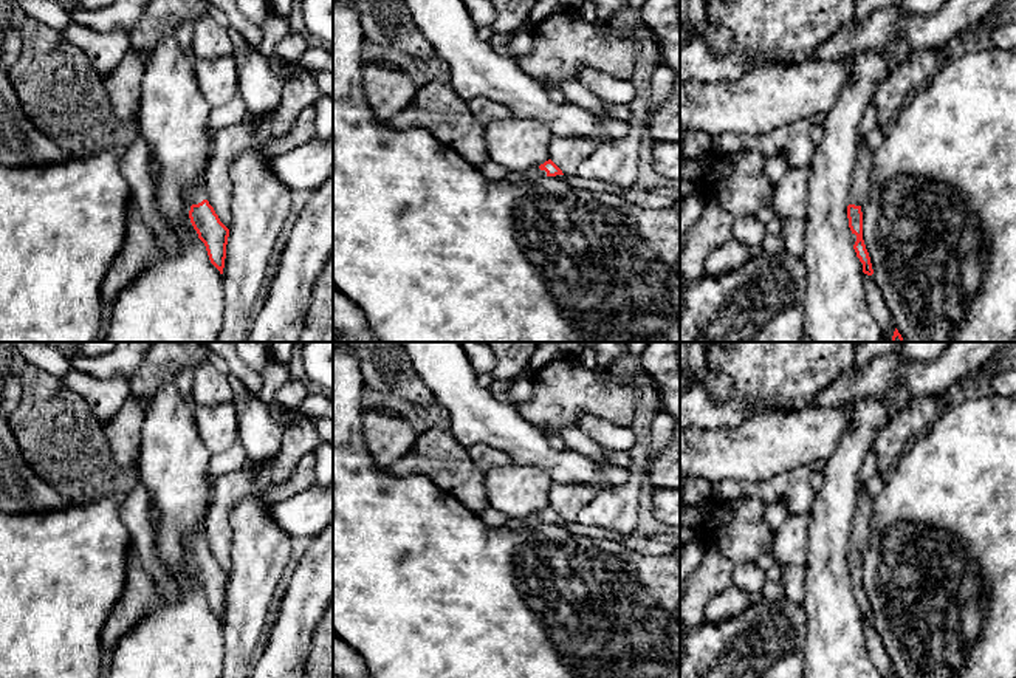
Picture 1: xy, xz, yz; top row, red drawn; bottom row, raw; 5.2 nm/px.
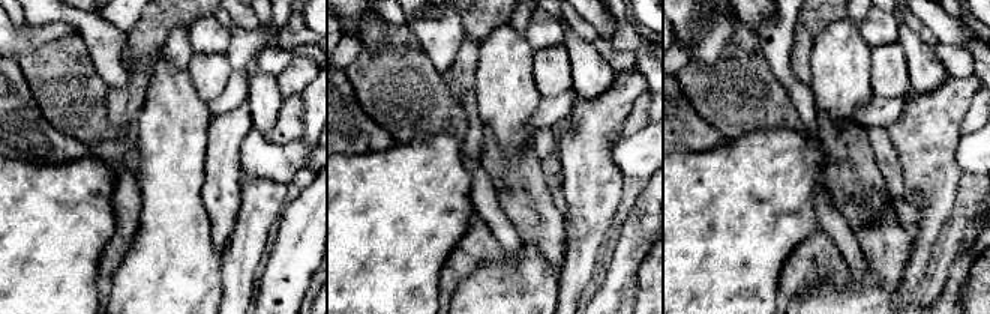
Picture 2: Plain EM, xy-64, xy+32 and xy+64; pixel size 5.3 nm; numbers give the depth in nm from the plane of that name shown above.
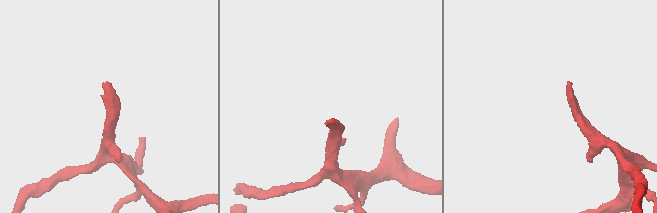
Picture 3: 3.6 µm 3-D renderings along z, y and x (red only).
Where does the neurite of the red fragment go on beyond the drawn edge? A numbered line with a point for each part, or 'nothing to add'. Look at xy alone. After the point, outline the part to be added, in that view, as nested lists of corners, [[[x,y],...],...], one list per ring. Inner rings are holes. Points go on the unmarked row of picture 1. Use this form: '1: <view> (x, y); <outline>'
1: xy (197, 539); [[[204,523],[197,531],[189,532],[187,540],[189,540],[189,550],[186,553],[186,562],[189,565],[189,557],[190,557],[192,551],[198,551],[203,546],[209,548],[209,540],[208,540],[208,532],[206,532]],[[190,565],[187,568],[187,573],[194,574],[190,570]]]

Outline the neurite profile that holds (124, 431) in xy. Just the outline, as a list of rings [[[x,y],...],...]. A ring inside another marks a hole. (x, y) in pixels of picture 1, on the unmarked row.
[[[130,395],[105,426],[112,458],[118,466],[133,467],[138,464],[142,423],[144,406],[141,401]]]

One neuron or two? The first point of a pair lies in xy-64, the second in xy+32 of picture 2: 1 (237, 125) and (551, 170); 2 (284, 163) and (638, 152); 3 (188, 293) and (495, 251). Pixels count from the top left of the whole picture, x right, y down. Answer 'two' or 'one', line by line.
1: one
2: one
3: two

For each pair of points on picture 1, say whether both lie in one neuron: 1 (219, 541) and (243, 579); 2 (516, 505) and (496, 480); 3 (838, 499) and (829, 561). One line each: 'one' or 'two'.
1: two
2: one
3: one

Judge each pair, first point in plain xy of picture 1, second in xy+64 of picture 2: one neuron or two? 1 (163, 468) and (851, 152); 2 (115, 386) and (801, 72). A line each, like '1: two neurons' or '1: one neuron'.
1: two neurons
2: two neurons

